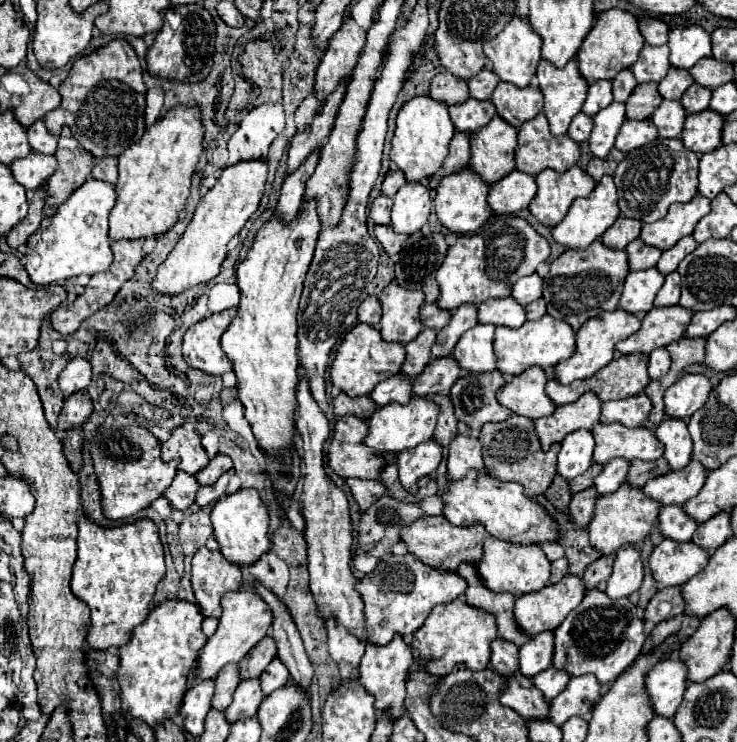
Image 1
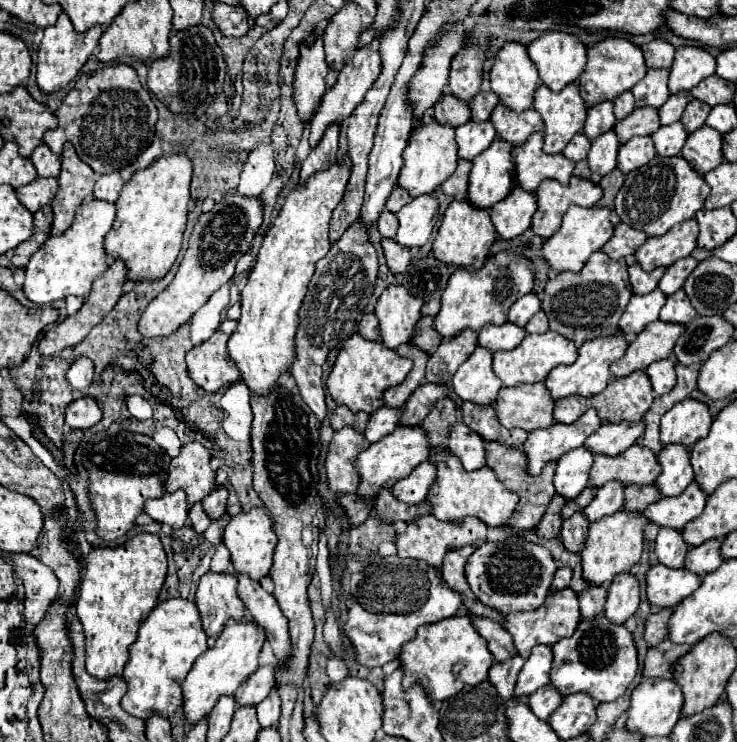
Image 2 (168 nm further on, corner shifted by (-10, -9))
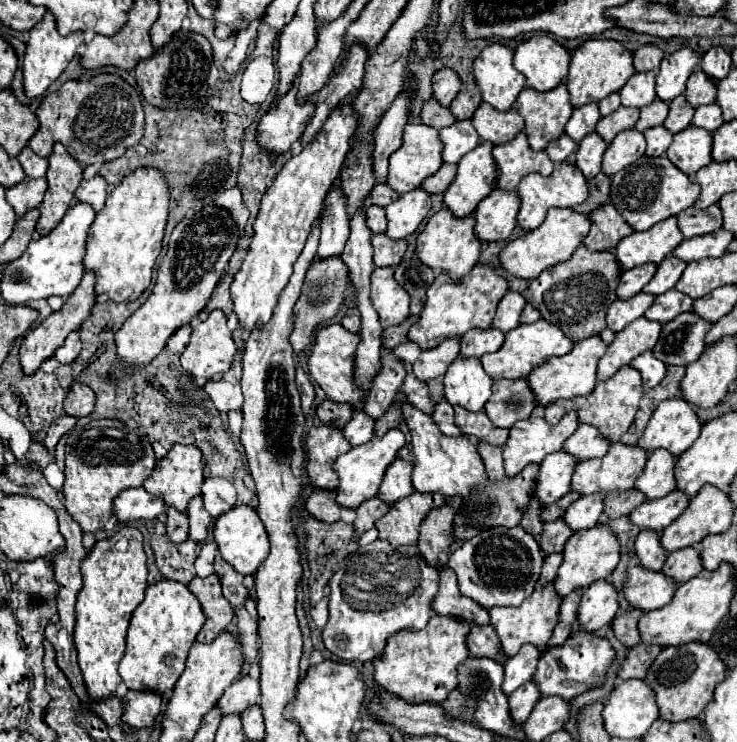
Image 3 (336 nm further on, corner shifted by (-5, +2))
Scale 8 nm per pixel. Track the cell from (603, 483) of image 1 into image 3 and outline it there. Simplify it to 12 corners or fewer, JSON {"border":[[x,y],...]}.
{"border":[[603,492],[581,496],[563,518],[573,530],[603,518]]}

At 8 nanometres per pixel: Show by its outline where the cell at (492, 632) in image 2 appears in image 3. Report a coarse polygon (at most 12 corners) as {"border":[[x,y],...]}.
{"border":[[441,570],[437,614],[489,626],[489,612],[459,592],[455,572]]}

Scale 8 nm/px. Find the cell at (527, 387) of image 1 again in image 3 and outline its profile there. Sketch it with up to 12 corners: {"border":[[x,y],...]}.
{"border":[[495,380],[485,412],[495,426],[527,420],[537,398],[527,380]]}

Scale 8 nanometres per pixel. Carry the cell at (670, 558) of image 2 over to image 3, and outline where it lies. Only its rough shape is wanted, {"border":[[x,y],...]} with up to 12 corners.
{"border":[[643,530],[635,540],[639,562],[661,570],[667,550],[661,534]]}

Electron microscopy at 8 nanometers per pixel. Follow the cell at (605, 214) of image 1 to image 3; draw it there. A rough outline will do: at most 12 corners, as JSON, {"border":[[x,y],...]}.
{"border":[[551,208],[509,242],[501,264],[531,280],[569,260],[591,230],[587,214]]}

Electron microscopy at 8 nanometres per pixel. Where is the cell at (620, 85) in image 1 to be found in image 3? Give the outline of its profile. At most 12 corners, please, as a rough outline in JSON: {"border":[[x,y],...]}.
{"border":[[619,92],[599,102],[601,116],[609,116],[621,106]]}

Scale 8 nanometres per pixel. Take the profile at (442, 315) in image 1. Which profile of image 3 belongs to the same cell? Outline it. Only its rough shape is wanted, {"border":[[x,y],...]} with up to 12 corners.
{"border":[[409,316],[403,324],[383,330],[381,338],[387,348],[409,342],[407,332],[417,316]]}

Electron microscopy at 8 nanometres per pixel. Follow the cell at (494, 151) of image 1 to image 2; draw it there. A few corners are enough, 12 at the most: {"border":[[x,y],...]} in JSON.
{"border":[[512,145],[472,161],[468,201],[490,209],[514,185]]}

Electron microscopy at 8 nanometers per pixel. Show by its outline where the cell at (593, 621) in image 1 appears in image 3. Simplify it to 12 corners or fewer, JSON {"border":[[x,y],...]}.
{"border":[[575,628],[541,654],[543,696],[571,700],[603,686],[617,652]]}

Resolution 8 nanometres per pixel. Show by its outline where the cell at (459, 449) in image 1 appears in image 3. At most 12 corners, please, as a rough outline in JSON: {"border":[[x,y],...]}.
{"border":[[439,402],[433,420],[445,436],[463,436],[453,406]]}

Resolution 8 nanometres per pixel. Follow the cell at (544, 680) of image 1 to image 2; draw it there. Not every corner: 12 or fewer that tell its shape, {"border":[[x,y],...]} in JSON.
{"border":[[540,687],[528,697],[538,719],[548,719],[562,703],[562,695]]}

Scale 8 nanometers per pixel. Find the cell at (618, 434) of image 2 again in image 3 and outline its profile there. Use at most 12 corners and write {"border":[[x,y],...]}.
{"border":[[591,424],[565,442],[565,452],[579,460],[599,458],[609,440]]}

